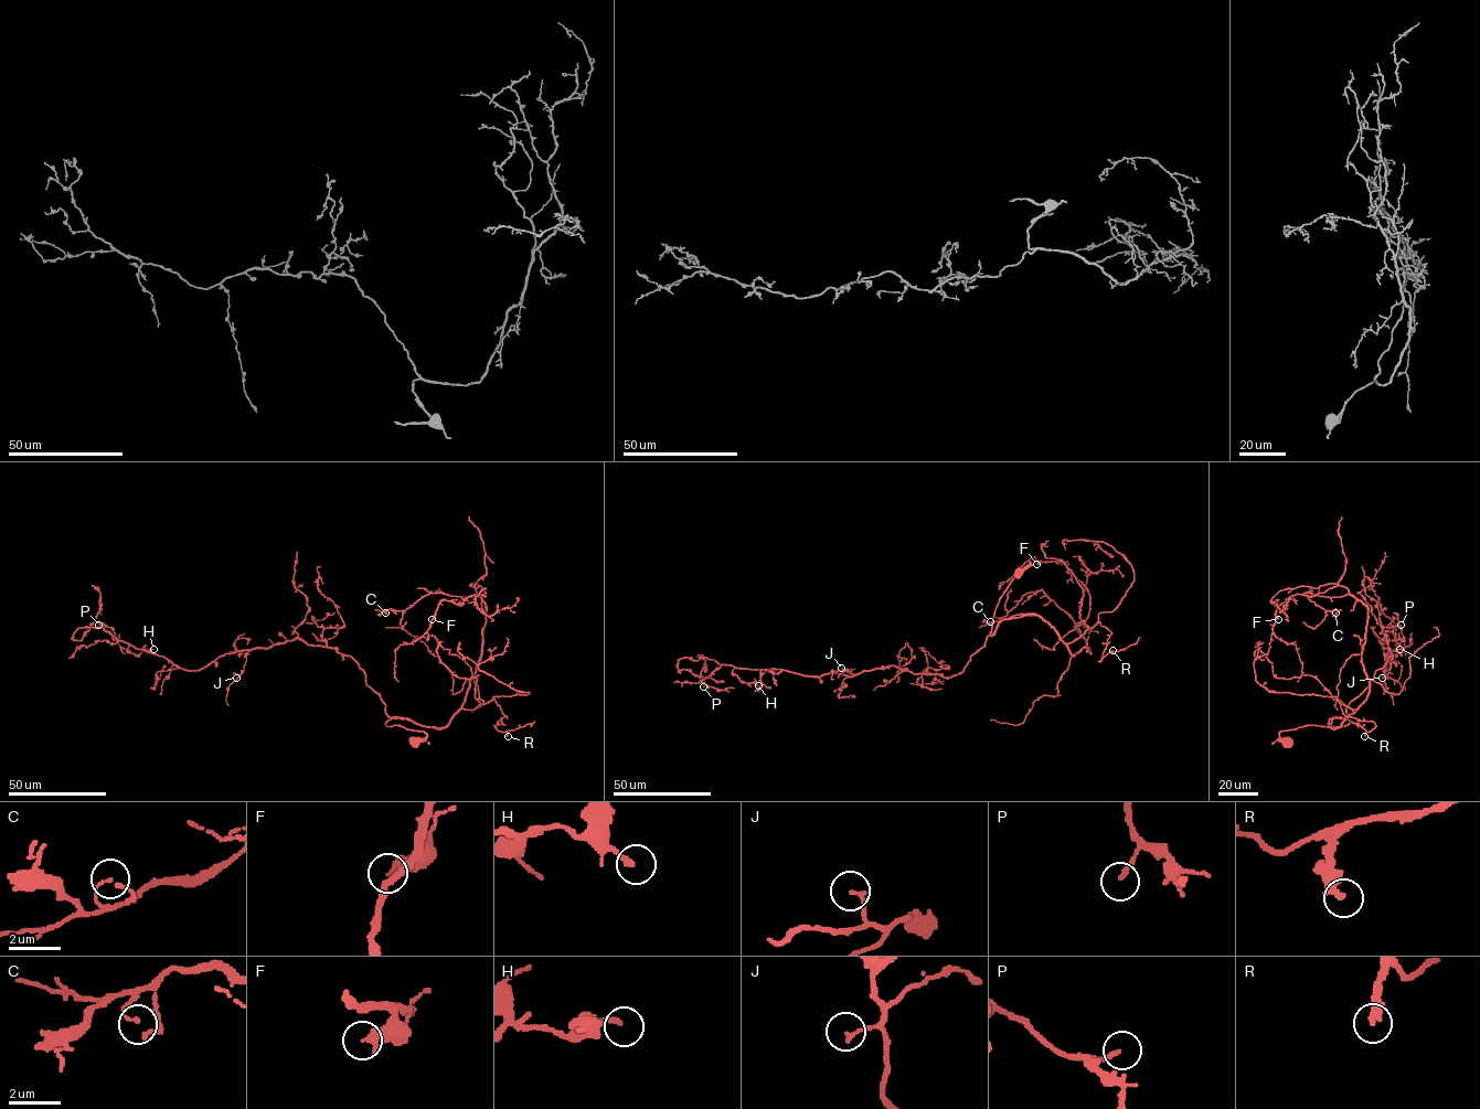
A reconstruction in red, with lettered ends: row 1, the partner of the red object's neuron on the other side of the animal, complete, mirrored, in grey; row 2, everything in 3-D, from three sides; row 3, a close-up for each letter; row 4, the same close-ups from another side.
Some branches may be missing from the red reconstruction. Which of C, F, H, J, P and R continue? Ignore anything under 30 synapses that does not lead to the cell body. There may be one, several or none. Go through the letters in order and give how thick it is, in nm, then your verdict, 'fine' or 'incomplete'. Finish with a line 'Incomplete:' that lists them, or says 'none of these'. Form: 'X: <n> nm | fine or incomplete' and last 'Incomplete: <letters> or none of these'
C: 100 nm | fine
F: 400 nm | fine
H: 220 nm | fine
J: 150 nm | fine
P: 160 nm | fine
R: 360 nm | fine
Incomplete: none of these

